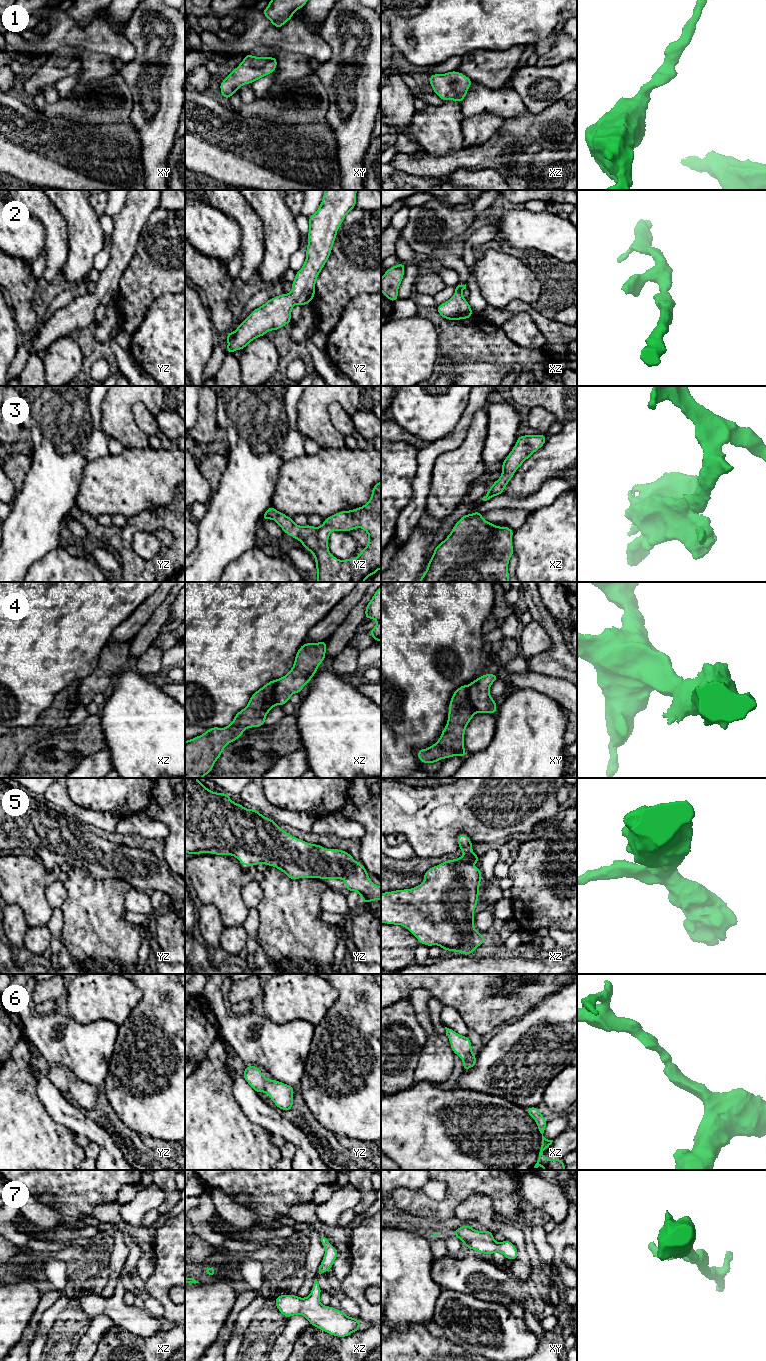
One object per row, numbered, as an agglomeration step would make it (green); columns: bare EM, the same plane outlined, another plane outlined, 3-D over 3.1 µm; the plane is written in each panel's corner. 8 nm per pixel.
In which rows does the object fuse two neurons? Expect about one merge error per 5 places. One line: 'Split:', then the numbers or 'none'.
Split: 4

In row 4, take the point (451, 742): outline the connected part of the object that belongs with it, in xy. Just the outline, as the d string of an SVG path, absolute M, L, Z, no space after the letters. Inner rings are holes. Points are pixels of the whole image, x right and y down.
M462 685L454 691L449 703L446 727L438 741L427 749L420 749L417 756L424 764L439 762L452 756L465 757L464 735L468 723L476 714L469 697L469 686Z

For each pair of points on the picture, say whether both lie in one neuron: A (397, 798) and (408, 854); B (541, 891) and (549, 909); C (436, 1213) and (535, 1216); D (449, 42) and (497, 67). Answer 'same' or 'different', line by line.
A: different
B: same
C: same
D: different

